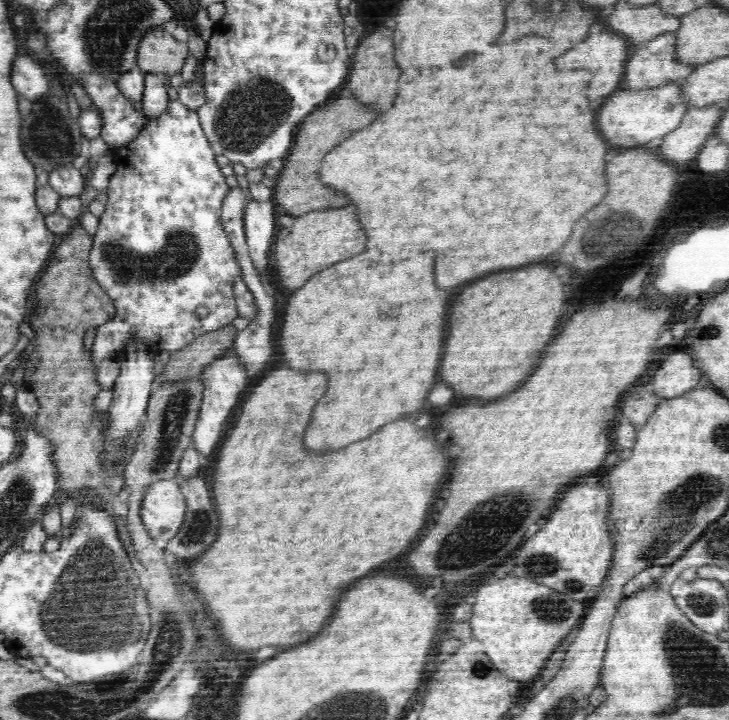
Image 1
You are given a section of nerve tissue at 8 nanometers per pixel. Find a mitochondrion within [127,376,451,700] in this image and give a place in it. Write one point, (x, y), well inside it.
(172, 414)

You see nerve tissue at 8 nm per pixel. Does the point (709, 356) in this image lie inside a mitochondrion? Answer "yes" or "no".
no

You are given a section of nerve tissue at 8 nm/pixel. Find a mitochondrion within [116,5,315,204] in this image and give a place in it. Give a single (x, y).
(249, 115)

